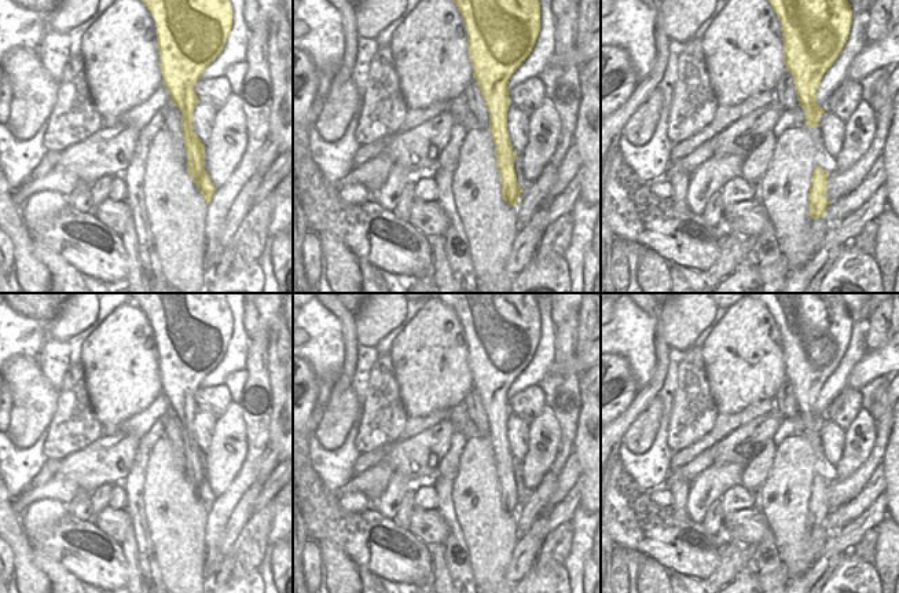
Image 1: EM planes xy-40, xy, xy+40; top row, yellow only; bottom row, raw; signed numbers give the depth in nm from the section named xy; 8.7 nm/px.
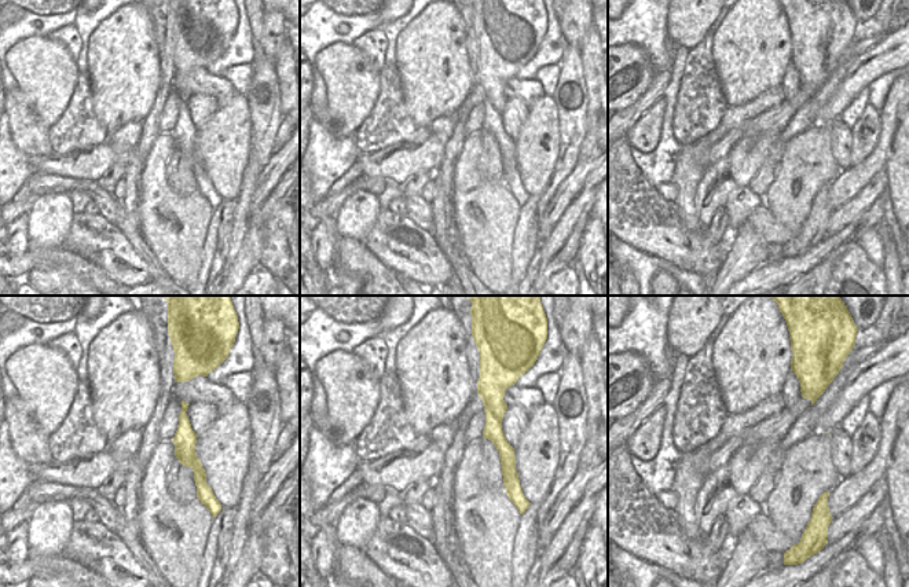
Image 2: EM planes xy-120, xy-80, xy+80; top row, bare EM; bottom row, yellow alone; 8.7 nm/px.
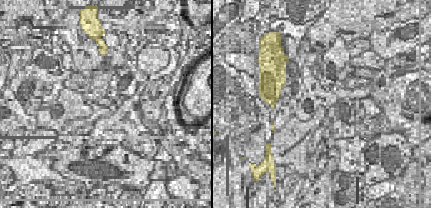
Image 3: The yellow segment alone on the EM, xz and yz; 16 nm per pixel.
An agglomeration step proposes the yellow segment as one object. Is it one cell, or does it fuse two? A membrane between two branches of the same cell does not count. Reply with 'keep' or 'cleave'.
cleave

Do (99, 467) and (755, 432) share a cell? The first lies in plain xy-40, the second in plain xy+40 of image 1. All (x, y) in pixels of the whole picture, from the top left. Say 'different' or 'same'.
same

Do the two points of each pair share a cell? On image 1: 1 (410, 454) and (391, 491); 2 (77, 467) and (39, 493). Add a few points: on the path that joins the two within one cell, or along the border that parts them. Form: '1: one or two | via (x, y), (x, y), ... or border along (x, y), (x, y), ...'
1: two | border along (392, 472), (411, 478), (430, 476)
2: two | border along (57, 472), (69, 476), (79, 487)

